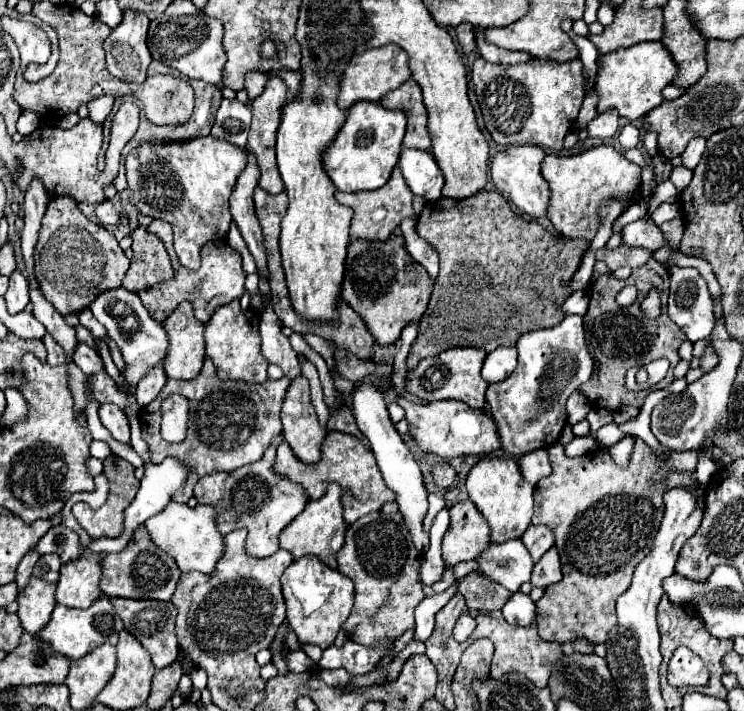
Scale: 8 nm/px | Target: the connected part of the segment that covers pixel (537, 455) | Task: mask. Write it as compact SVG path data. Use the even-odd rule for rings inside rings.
M538 449L538 451L532 451L528 455L522 455L518 465L520 465L522 477L532 485L536 485L544 475L550 475L550 471L552 471L548 455L546 455L544 449Z

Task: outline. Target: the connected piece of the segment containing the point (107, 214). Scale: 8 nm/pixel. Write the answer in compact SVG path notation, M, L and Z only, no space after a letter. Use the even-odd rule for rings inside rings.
M104 201L100 205L96 205L96 217L102 225L116 225L120 221L120 211L110 203L110 201Z

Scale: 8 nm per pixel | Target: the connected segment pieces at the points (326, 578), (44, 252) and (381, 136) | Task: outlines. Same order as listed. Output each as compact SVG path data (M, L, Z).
M300 557L290 563L282 575L282 595L286 599L286 621L296 633L298 643L312 643L326 649L334 643L336 633L352 611L354 585L352 581L320 563L316 557Z
M54 197L48 201L34 249L34 275L42 295L60 315L78 313L88 307L94 295L118 287L128 271L128 263L116 237L102 225L86 219L76 199Z
M358 101L346 111L346 121L336 133L336 139L324 149L322 165L338 191L356 193L382 187L398 163L402 139L406 131L406 115L388 111L378 103Z

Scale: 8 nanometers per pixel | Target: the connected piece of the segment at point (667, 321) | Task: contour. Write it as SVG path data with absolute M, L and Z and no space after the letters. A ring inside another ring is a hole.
M650 259L650 267L644 265L640 269L634 269L634 285L638 287L638 299L628 307L620 307L616 303L616 295L626 285L628 285L628 281L618 281L614 275L602 275L598 281L594 281L590 285L590 291L588 291L590 307L588 307L588 313L584 315L586 343L588 343L590 355L596 359L598 377L592 377L588 383L584 383L580 387L580 393L586 395L586 399L596 409L602 407L602 409L616 411L624 403L630 403L634 407L640 407L644 403L646 391L628 391L624 385L624 375L634 365L646 365L654 359L666 357L670 361L666 385L670 385L672 383L672 369L680 361L678 347L686 339L686 335L682 335L682 329L666 313L666 299L668 299L668 287L670 287L668 267L664 269L664 265ZM652 287L656 287L660 291L660 301L662 301L658 319L646 319L646 315L640 311L640 303L644 301L644 297L648 295L648 291Z

